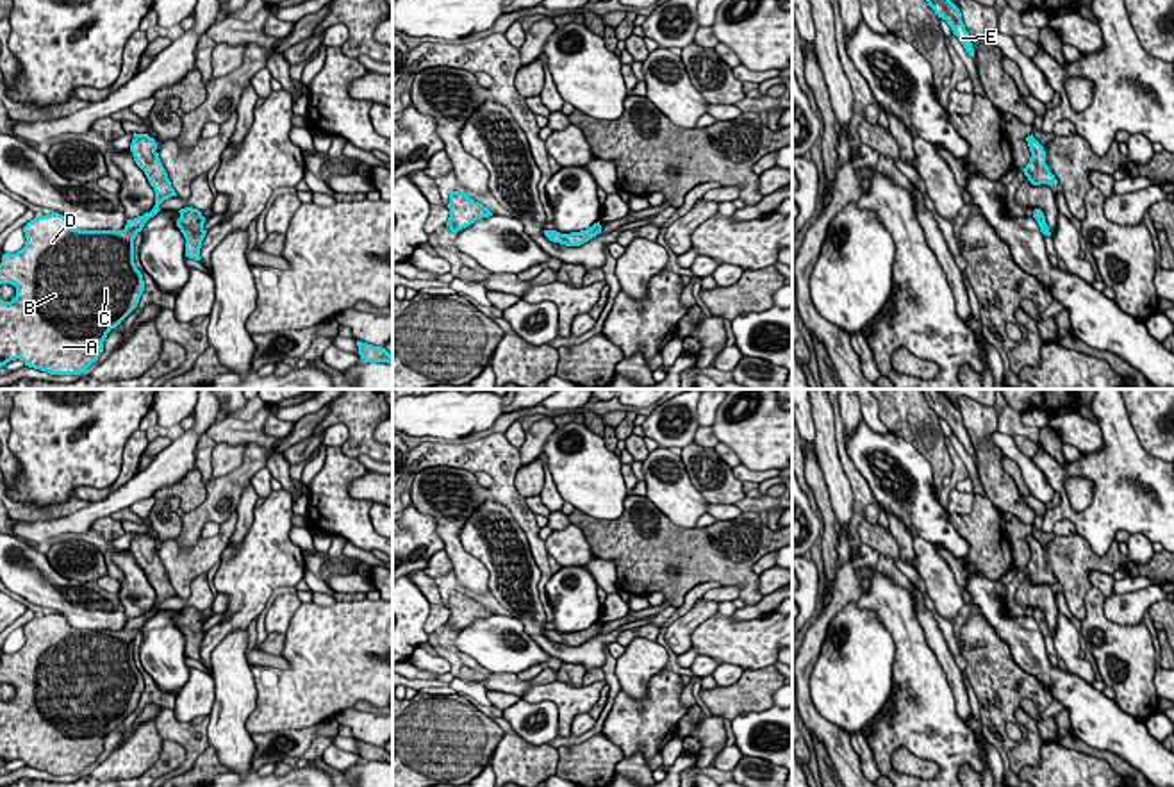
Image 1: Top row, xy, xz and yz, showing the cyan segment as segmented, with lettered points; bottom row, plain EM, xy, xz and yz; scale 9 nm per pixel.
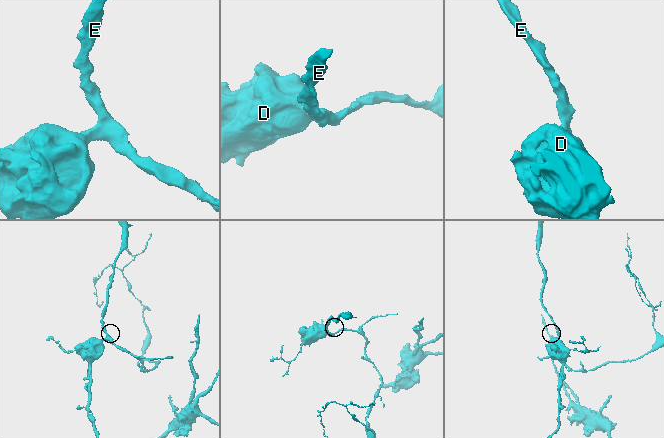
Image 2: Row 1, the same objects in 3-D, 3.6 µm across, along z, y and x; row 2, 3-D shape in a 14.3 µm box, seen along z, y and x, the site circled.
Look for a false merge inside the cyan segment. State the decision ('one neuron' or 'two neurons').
one neuron

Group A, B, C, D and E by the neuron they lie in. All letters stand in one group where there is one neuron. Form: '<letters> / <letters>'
A B C D E

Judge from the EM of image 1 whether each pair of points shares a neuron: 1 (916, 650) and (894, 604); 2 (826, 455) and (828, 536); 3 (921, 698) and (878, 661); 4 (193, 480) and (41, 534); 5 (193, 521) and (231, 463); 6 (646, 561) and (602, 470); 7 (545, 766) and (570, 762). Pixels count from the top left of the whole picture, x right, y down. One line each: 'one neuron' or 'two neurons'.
1: one neuron
2: two neurons
3: two neurons
4: two neurons
5: two neurons
6: two neurons
7: two neurons

